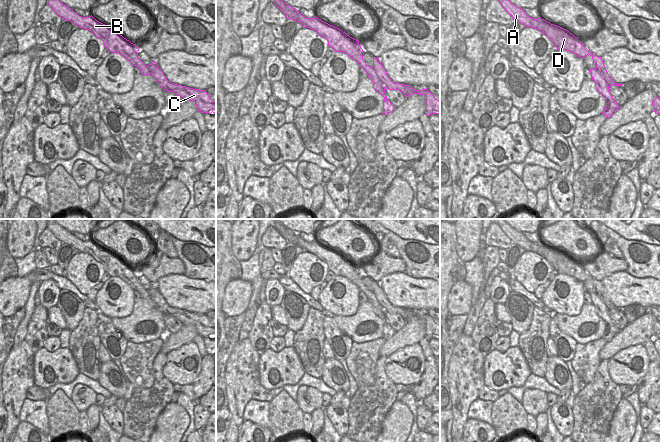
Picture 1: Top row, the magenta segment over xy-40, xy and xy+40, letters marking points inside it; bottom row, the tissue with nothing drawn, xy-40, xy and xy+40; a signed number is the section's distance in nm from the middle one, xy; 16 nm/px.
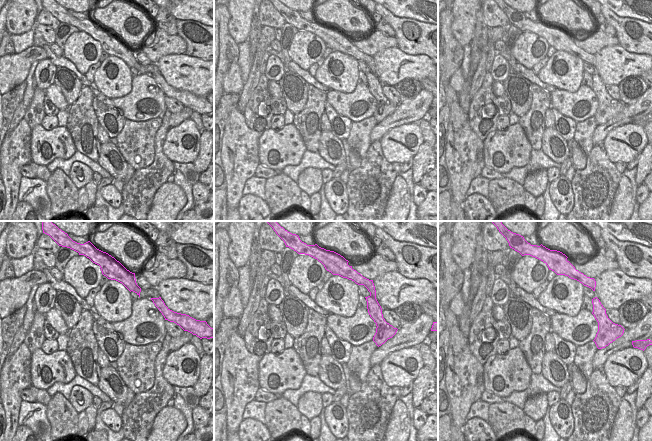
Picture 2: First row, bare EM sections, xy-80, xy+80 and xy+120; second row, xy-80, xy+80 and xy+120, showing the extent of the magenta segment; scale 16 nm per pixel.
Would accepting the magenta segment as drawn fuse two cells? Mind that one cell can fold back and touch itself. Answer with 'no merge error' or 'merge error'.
merge error

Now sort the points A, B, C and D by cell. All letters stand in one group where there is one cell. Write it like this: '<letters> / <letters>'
A C D / B

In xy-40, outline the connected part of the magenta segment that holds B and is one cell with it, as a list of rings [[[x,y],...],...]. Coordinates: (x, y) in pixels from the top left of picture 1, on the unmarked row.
[[[47,219],[47,228],[62,243],[73,246],[80,252],[91,255],[97,262],[101,263],[111,277],[119,277],[127,283],[133,290],[140,293],[141,298],[150,299],[151,296],[138,281],[138,274],[133,272],[133,267],[124,262],[122,259],[114,264],[110,257],[104,257],[103,247],[97,245],[92,239],[89,241],[81,241],[71,232],[60,226],[54,219]]]

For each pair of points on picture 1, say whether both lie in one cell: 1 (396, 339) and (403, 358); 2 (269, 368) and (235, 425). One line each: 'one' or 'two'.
1: two
2: two

